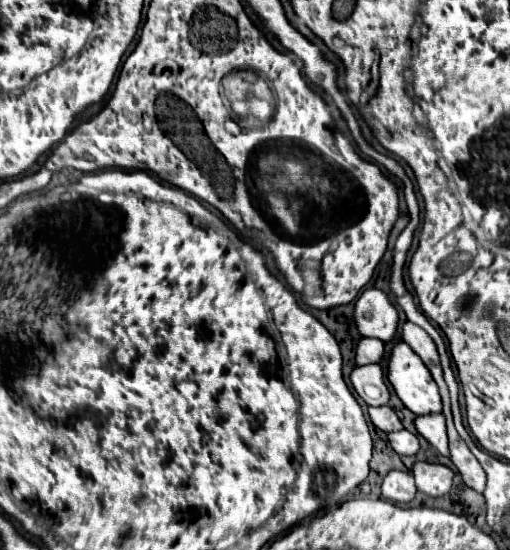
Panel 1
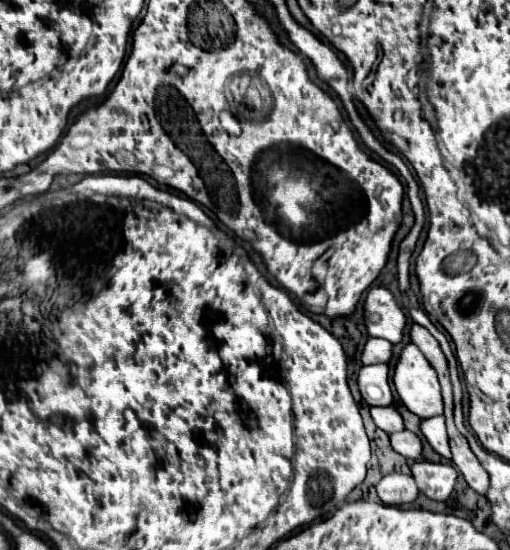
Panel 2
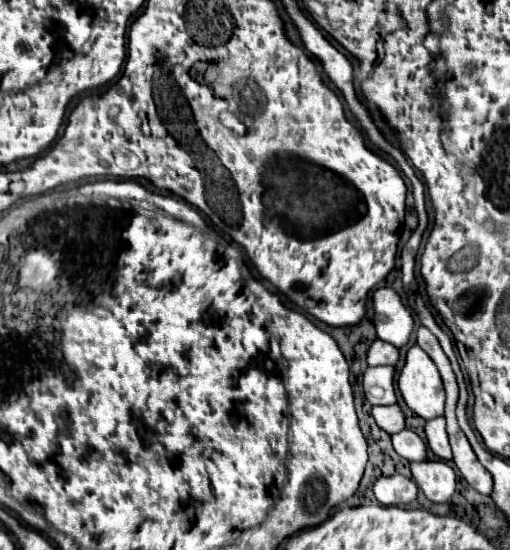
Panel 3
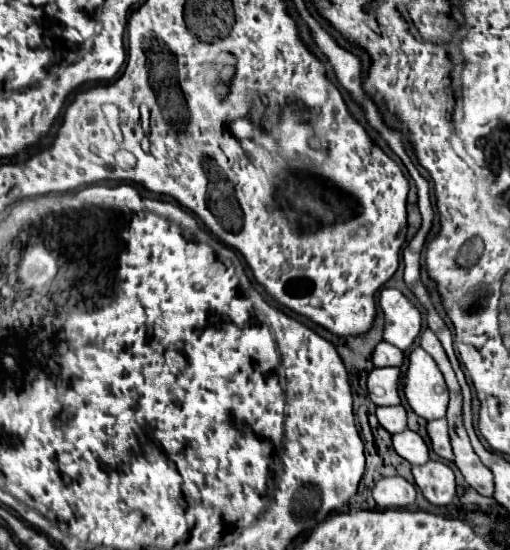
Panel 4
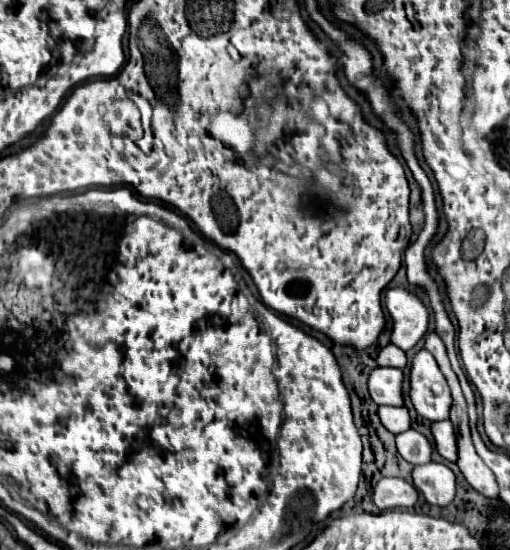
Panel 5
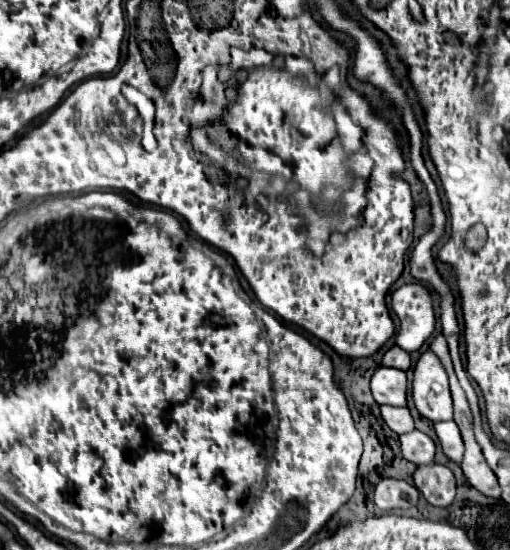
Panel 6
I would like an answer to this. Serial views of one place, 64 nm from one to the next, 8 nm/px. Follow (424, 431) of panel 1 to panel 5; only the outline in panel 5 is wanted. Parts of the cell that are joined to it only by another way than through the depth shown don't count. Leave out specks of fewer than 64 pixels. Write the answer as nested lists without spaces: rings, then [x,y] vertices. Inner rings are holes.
[[[442,420],[442,422],[432,422],[430,426],[434,442],[436,442],[436,450],[442,458],[456,462],[458,460],[458,452],[456,452],[456,444],[454,444],[454,428],[450,420]]]

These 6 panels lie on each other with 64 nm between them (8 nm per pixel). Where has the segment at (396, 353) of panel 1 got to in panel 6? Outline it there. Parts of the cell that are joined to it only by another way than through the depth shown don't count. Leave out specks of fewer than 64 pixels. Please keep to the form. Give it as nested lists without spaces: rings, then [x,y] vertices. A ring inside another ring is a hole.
[[[426,350],[416,362],[414,380],[412,380],[412,398],[416,410],[432,420],[452,420],[452,398],[448,388],[448,376],[438,364],[434,352]]]

